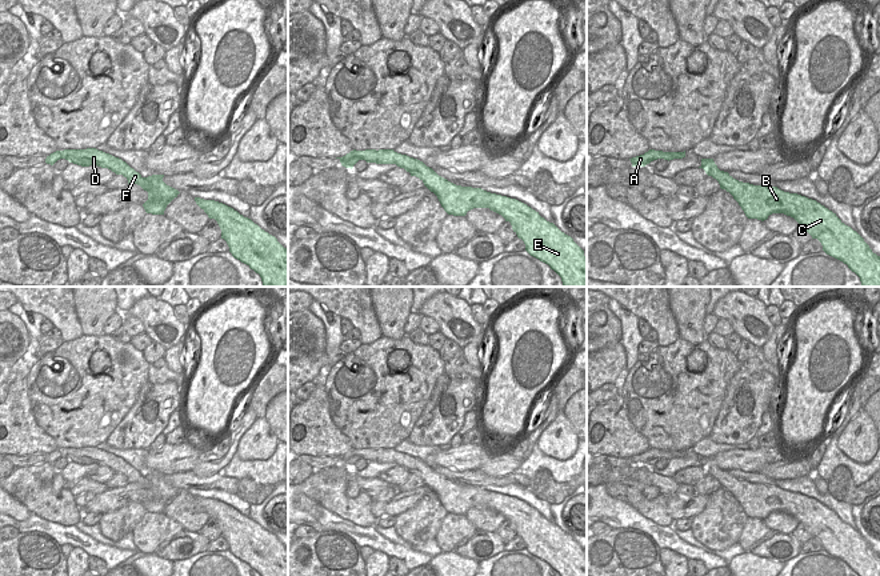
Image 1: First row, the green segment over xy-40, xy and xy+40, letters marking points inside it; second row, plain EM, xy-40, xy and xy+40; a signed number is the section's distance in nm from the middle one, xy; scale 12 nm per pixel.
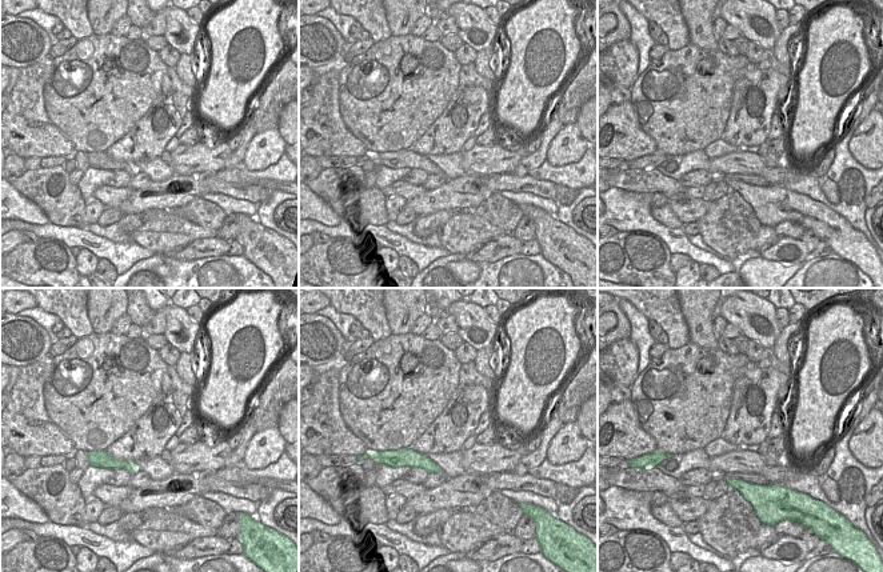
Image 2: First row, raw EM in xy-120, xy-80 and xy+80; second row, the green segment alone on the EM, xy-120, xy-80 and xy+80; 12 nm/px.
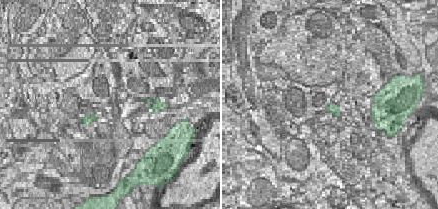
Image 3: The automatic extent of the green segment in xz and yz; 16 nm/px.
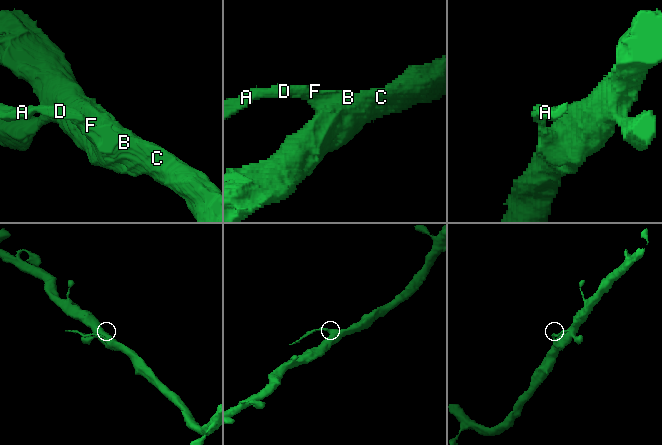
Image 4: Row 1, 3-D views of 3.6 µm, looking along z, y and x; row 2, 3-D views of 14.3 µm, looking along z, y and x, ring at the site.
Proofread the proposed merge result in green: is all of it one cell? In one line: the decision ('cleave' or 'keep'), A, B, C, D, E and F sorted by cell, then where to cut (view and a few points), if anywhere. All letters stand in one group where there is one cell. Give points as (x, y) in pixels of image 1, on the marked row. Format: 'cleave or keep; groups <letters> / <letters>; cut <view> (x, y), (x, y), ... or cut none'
cleave; groups A D / B C E F; cut xy (418, 160), (410, 172)

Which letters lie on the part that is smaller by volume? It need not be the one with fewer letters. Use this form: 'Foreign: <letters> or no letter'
Foreign: A, D

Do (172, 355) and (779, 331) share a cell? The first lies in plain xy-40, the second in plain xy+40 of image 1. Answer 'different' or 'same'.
same

